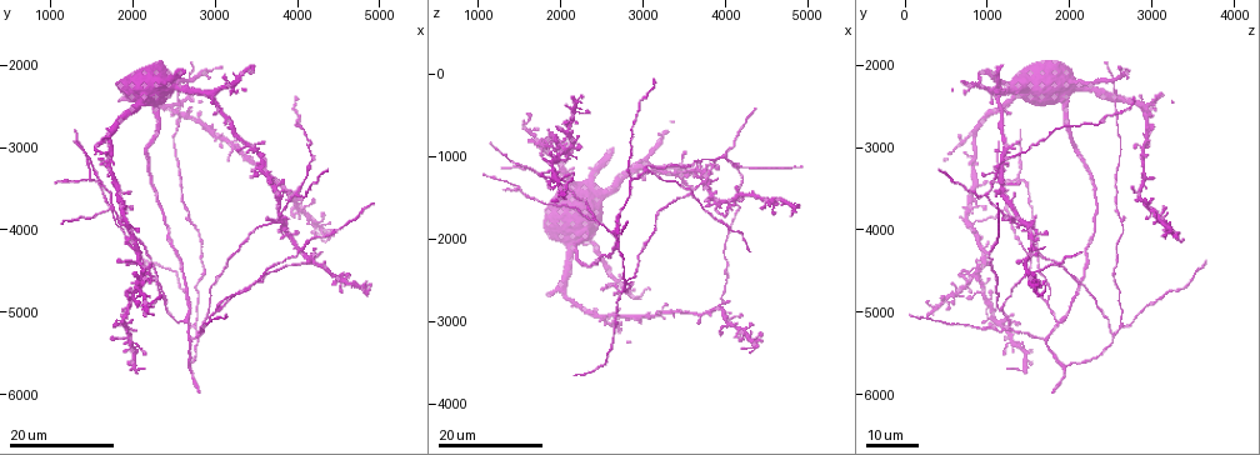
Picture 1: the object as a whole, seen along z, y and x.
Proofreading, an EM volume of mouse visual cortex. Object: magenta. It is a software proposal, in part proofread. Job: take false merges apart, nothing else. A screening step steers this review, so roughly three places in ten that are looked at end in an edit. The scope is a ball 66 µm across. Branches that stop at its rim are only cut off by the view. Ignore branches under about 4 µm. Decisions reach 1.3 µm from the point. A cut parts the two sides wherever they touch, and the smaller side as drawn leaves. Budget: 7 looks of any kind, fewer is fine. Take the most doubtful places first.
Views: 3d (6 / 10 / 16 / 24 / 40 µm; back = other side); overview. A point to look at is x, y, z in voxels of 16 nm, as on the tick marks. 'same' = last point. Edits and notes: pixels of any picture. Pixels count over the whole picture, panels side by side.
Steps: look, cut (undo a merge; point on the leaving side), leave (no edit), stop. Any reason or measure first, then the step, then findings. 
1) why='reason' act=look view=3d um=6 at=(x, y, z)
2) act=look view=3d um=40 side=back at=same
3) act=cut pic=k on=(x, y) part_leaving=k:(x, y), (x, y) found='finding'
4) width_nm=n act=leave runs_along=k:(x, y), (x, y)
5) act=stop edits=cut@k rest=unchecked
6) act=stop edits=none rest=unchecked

why='a fork' act=look view=3d um=16 at=(3050, 4950, 1200)

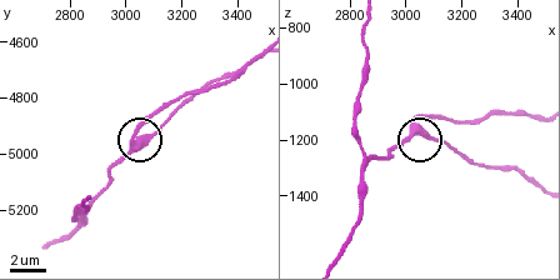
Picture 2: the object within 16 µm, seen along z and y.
act=look view=3d um=10 at=(3040, 4970, 1160)

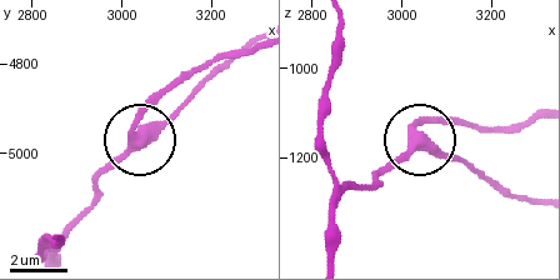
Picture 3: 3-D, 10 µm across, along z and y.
side_arm_um=32 act=leave found='all the same neuron'

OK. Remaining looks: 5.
act=look view=3d um=16 at=(2600, 5100, 1900)

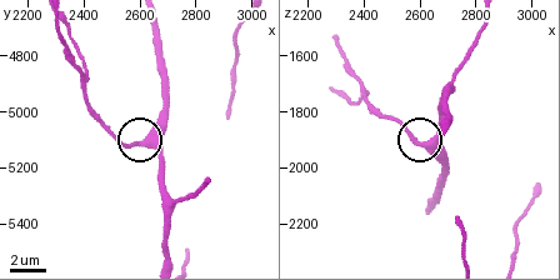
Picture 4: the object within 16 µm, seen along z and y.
why='zoom in' act=look view=3d um=6 at=(2620, 5110, 1910)

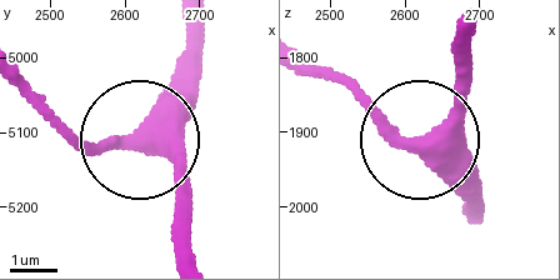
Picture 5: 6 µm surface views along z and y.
width_nm=430 act=leave found='one neuron here'

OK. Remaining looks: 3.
why='four arms meet' act=look view=3d um=24 at=(3750, 3950, 1300)

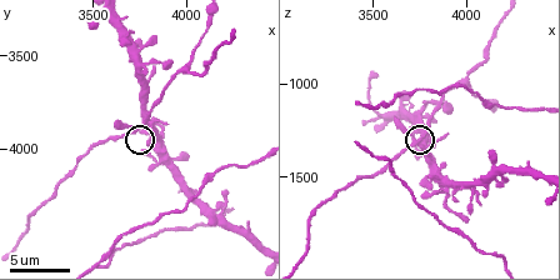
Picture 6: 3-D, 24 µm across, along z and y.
act=look view=3d um=6 at=(3720, 3900, 1320)

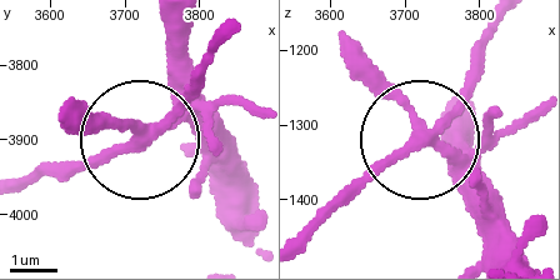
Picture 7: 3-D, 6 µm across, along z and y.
width_nm=220 act=leave found='one neuron here'

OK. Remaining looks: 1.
act=stop edits=none rest=unchecked

